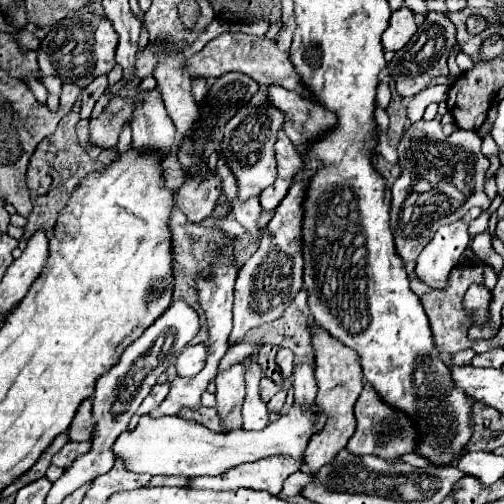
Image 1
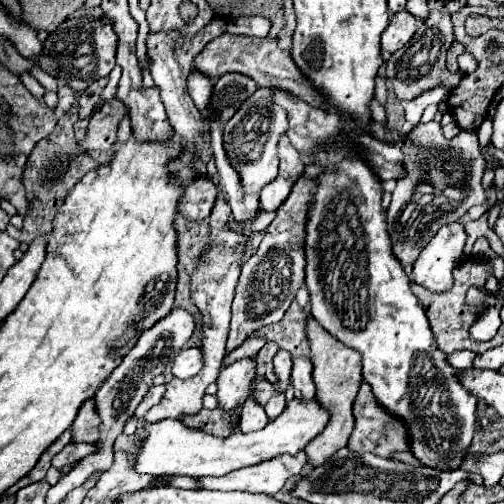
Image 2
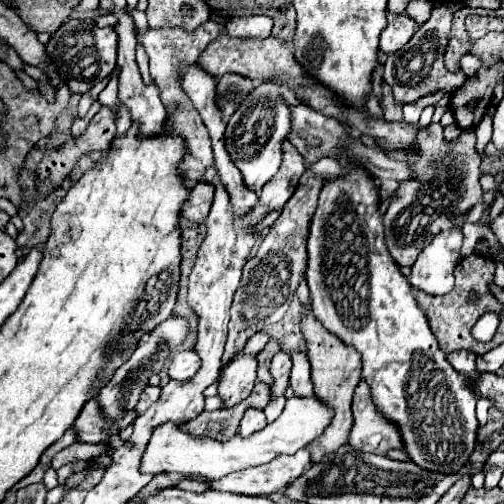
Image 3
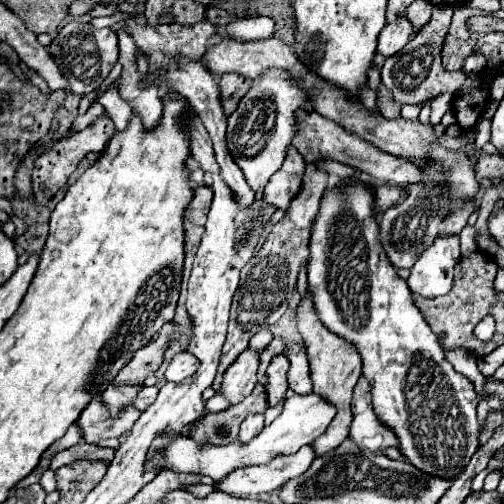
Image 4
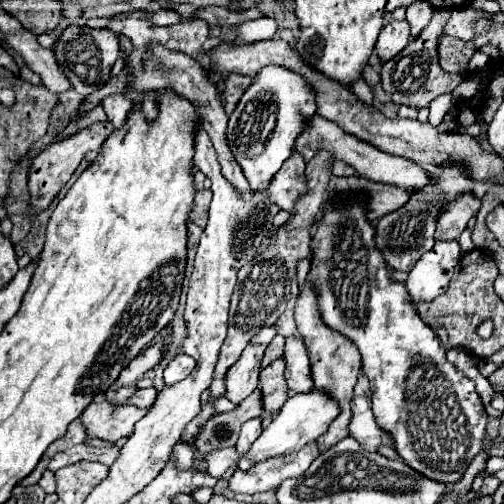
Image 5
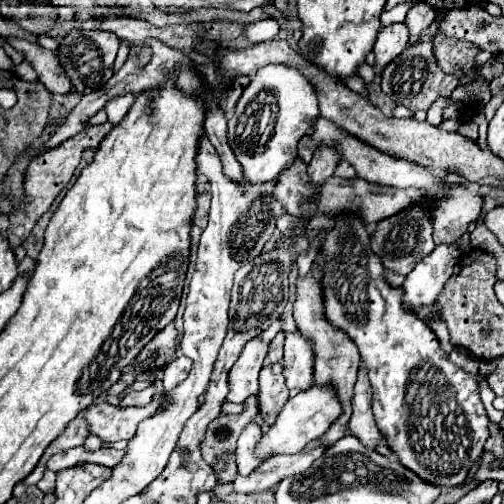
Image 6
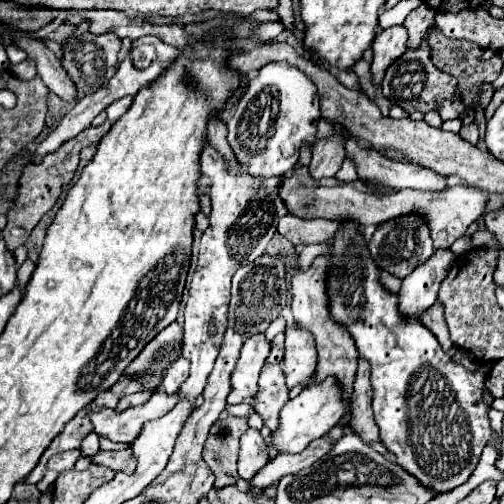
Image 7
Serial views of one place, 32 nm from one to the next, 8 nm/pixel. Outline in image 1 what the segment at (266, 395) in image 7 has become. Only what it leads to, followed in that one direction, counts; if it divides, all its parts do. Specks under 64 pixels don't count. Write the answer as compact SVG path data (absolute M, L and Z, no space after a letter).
M280 348L276 354L276 366L278 366L278 372L282 374L282 380L290 378L294 368L294 354L288 348Z

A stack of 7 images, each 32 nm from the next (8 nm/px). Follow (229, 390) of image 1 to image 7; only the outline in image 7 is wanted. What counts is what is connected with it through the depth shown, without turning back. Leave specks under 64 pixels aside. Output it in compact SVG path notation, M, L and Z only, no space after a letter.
M262 332L252 334L244 340L240 360L232 372L232 392L228 394L228 404L240 404L244 398L256 394L260 368L264 366L268 354L270 342Z

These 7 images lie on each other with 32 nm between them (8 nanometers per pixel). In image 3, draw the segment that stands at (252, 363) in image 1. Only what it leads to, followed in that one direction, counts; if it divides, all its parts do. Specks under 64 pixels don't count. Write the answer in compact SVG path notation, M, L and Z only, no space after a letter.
M248 410L246 414L244 414L244 420L240 422L240 436L250 436L250 434L254 434L254 432L258 432L258 430L262 430L266 426L266 416L264 416L264 412L262 410Z

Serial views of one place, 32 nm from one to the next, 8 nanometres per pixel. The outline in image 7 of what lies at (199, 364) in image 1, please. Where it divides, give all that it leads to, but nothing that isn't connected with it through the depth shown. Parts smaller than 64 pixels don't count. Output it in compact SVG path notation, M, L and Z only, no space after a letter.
M180 358L176 360L176 364L172 364L172 368L166 372L164 380L162 380L162 386L166 390L166 394L176 394L180 384L188 378L188 360Z

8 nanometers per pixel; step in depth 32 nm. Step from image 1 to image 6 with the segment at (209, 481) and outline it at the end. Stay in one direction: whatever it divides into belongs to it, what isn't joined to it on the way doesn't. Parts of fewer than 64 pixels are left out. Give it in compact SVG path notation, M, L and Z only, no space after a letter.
M312 440L302 452L292 454L292 456L284 456L284 454L276 454L270 456L260 468L256 468L256 472L252 472L252 476L236 476L236 480L232 482L236 492L264 492L274 488L284 476L296 476L300 472L304 472L308 466L312 466L314 460L318 460L322 454L326 452L326 446L320 440Z

